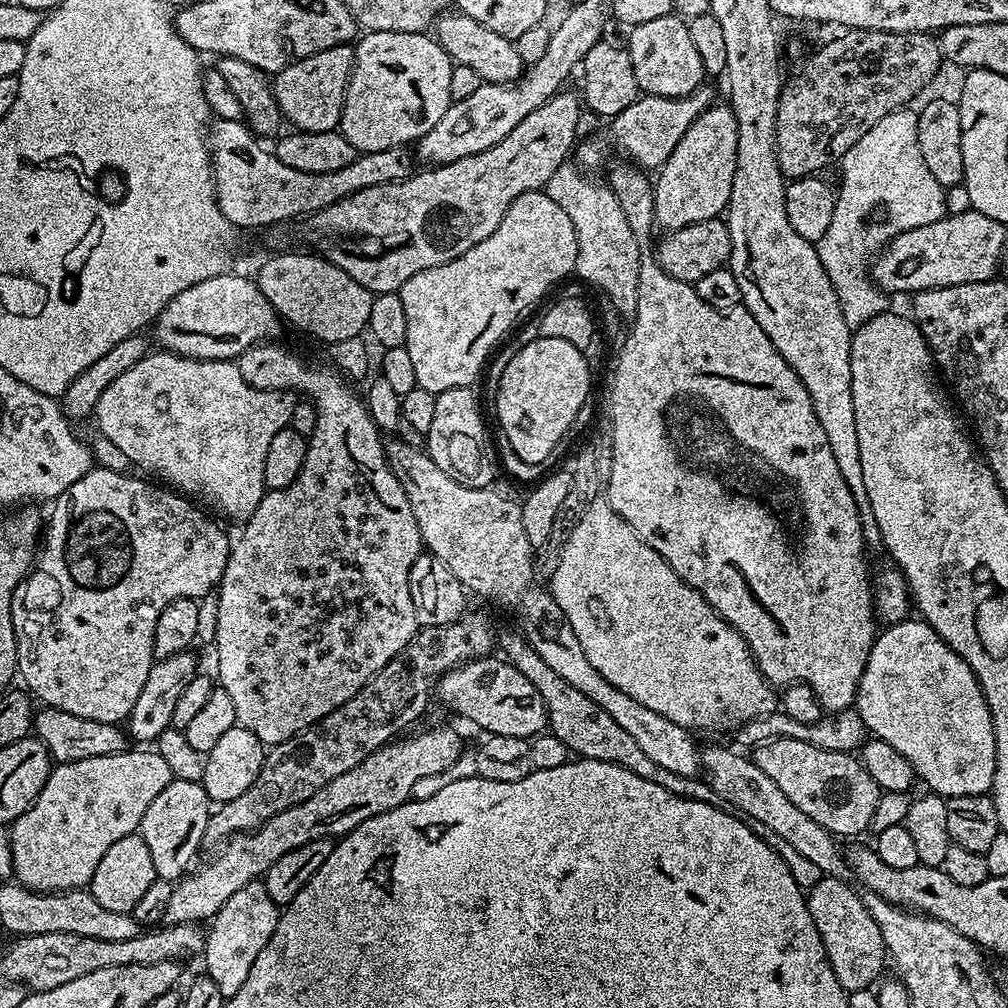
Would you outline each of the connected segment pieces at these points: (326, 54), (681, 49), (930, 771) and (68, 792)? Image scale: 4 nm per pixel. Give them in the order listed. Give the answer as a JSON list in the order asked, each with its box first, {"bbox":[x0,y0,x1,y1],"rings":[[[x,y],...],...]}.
[{"bbox":[274,43,352,132],"rings":[[[351,43],[330,46],[318,54],[296,60],[281,68],[274,76],[274,91],[280,107],[280,115],[301,132],[335,132],[340,126],[340,115],[348,79],[352,73]]]},{"bbox":[626,14,706,98],"rings":[[[679,14],[653,18],[651,22],[631,25],[632,32],[626,39],[630,62],[634,62],[634,78],[640,92],[645,96],[678,98],[694,91],[705,83],[706,73],[702,58],[698,54],[694,41],[690,39],[690,30],[685,17]]]},{"bbox":[854,618,996,795],"rings":[[[922,618],[889,624],[872,641],[854,710],[869,733],[894,746],[935,795],[991,793],[996,743],[986,698],[974,670]]]},{"bbox":[10,750,174,892],"rings":[[[129,750],[122,754],[106,754],[102,758],[82,758],[82,762],[66,762],[65,764],[56,764],[53,767],[51,774],[48,776],[46,786],[42,786],[42,790],[37,794],[33,804],[19,818],[13,820],[10,825],[12,875],[19,883],[35,892],[70,892],[91,885],[94,878],[94,870],[98,866],[99,860],[106,854],[106,850],[110,850],[110,846],[114,846],[114,842],[118,842],[118,838],[131,836],[139,829],[150,802],[154,802],[154,798],[158,798],[158,794],[162,794],[162,790],[166,790],[168,783],[174,779],[170,766],[166,766],[166,758],[162,758],[154,750],[140,751],[144,752]]]}]

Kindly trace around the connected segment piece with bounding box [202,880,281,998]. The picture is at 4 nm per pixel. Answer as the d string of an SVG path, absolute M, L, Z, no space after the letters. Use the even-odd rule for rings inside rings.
M251 880L242 890L238 890L226 898L222 910L213 916L206 928L204 938L203 971L218 985L225 998L238 994L242 990L242 982L250 975L254 966L254 958L262 954L262 946L274 938L274 926L278 926L281 909L266 894L266 886L260 880Z

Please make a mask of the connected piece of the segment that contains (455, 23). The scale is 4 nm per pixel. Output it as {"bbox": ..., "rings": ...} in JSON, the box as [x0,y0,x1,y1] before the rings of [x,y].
{"bbox":[434,10,526,84],"rings":[[[448,10],[436,17],[434,38],[446,50],[446,54],[456,64],[470,66],[485,84],[510,84],[523,74],[526,65],[518,58],[518,50],[513,41],[502,34],[494,34],[490,26],[482,26],[482,22],[474,22],[465,12]]]}

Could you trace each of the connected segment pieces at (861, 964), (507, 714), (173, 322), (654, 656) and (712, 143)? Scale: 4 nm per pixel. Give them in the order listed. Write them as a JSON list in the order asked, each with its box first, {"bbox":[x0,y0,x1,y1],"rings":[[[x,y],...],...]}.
[{"bbox":[806,875,886,993],"rings":[[[821,875],[818,886],[807,889],[806,899],[810,918],[814,918],[822,946],[826,946],[826,958],[830,958],[834,978],[850,993],[871,989],[885,975],[886,949],[882,930],[878,922],[874,922],[870,910],[866,910],[863,895],[859,891],[856,893],[848,882],[839,876]]]},{"bbox":[434,655,549,740],"rings":[[[495,655],[469,660],[450,670],[440,677],[434,692],[446,707],[473,720],[478,727],[485,728],[485,733],[493,736],[528,740],[549,727],[546,702],[542,702],[542,694],[538,694],[534,682],[530,682],[530,678],[523,676],[513,664]]]},{"bbox":[150,270,282,360],"rings":[[[229,270],[214,278],[206,278],[206,282],[194,282],[194,286],[186,286],[182,294],[174,294],[151,325],[150,336],[155,347],[195,360],[236,360],[251,344],[271,341],[275,337],[272,335],[282,327],[280,317],[276,315],[274,306],[266,302],[266,294],[262,294],[255,279],[247,280],[234,273]]]},{"bbox":[550,498,778,730],"rings":[[[599,498],[581,516],[581,520],[574,526],[570,534],[570,542],[566,542],[566,550],[562,550],[562,562],[558,562],[558,570],[550,578],[550,591],[553,598],[558,602],[562,614],[568,620],[570,626],[574,626],[574,634],[578,634],[578,642],[582,642],[582,650],[586,650],[586,658],[590,658],[590,666],[606,678],[622,694],[630,694],[634,702],[642,702],[642,706],[647,706],[649,710],[654,710],[662,714],[662,718],[670,718],[670,722],[678,722],[678,726],[689,730],[696,728],[728,728],[739,726],[746,720],[753,720],[759,716],[765,716],[777,711],[778,692],[773,685],[760,672],[760,667],[756,665],[756,658],[748,648],[748,643],[734,630],[723,618],[715,612],[702,598],[698,590],[690,587],[681,576],[673,570],[642,538],[630,527],[618,513],[608,504],[607,499]]]},{"bbox":[655,102,738,230],"rings":[[[713,102],[682,134],[678,146],[655,173],[655,223],[664,230],[715,220],[727,209],[738,158],[738,122],[731,103]]]}]

